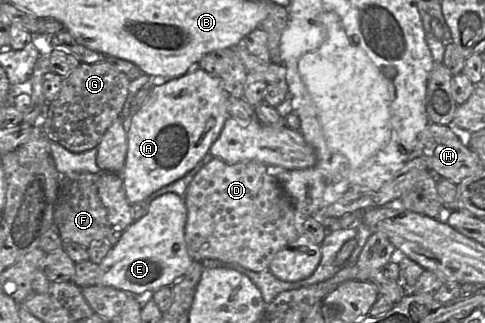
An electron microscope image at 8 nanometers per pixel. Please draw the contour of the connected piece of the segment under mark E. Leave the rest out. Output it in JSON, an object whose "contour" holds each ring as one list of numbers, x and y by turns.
{"contour":[[167,193,155,198,150,202,147,213,123,231,120,240,99,264,100,275,98,285,95,286,108,286,136,296,150,295,162,287,171,287,188,272,194,262,189,256,185,241,186,222,187,207,183,197]]}

